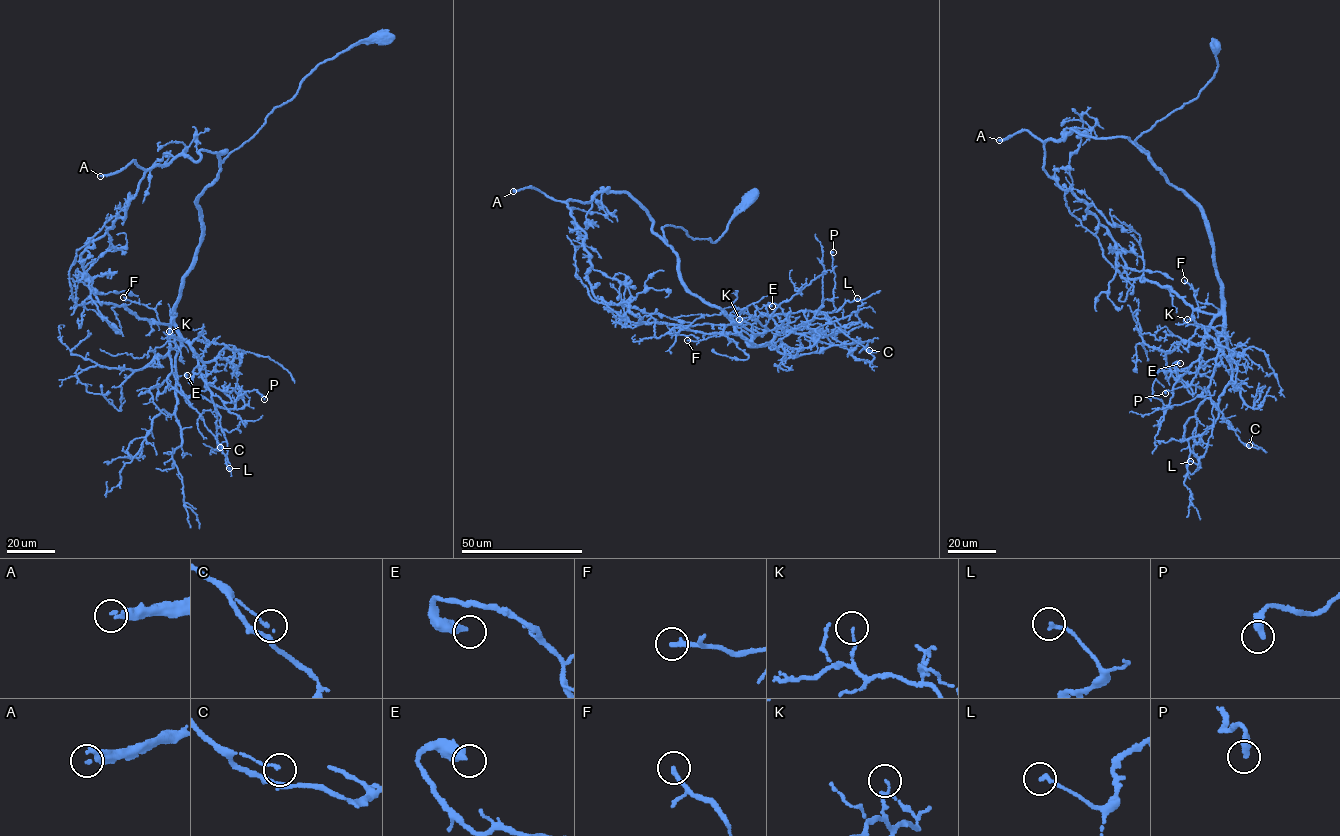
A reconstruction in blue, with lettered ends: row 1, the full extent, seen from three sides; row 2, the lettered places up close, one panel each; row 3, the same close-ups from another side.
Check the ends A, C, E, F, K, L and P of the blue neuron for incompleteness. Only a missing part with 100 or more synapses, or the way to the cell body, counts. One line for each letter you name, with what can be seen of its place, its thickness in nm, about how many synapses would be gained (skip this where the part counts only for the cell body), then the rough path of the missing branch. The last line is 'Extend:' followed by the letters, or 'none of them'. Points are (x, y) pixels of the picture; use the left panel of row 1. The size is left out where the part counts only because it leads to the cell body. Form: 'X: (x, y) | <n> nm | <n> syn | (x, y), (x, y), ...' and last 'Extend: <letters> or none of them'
A: (100, 176) | 150 nm | 550 syn | (100, 176), (51, 167), (36, 186), (42, 208), (21, 224), (6, 248), (17, 316), (49, 318), (57, 332)
Extend: A

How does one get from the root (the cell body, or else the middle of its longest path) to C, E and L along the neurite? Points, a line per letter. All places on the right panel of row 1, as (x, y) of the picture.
C: (1216, 46), (1217, 69), (1197, 97), (1135, 140), (1202, 213), (1224, 304), (1208, 392), (1239, 440), (1249, 445)
E: (1216, 46), (1217, 69), (1197, 97), (1135, 140), (1199, 207), (1224, 304), (1217, 356), (1193, 372), (1180, 363)
L: (1216, 46), (1197, 97), (1135, 140), (1199, 207), (1224, 304), (1212, 434), (1190, 461)

